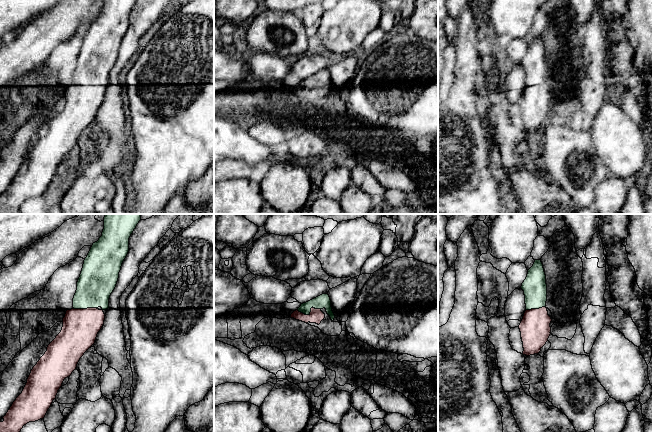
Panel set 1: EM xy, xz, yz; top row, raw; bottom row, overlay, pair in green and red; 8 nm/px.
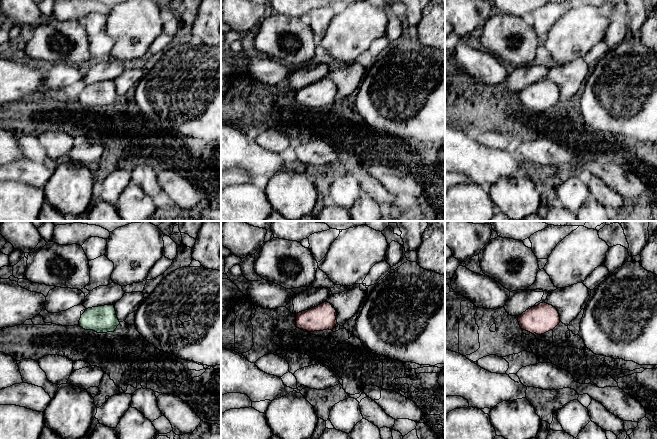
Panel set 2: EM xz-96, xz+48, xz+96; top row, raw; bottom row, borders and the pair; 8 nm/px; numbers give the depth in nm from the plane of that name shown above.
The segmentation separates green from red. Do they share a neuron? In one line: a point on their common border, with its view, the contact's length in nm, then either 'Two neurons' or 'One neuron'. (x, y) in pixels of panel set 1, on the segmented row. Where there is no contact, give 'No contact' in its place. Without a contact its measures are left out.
Touches green at xz (310, 311). Shared border 190 nm. One neuron

